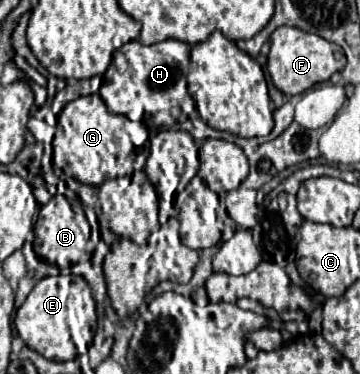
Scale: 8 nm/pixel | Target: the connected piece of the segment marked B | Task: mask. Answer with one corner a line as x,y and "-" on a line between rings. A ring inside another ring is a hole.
56,194
51,197
47,205
41,207
37,223
34,224
35,240
33,249
35,253
45,259
47,263
57,265
59,269
69,269
75,263
83,263
91,259
91,253
87,251
86,245
90,236
90,225
87,221
81,204
76,204
76,211
64,195

